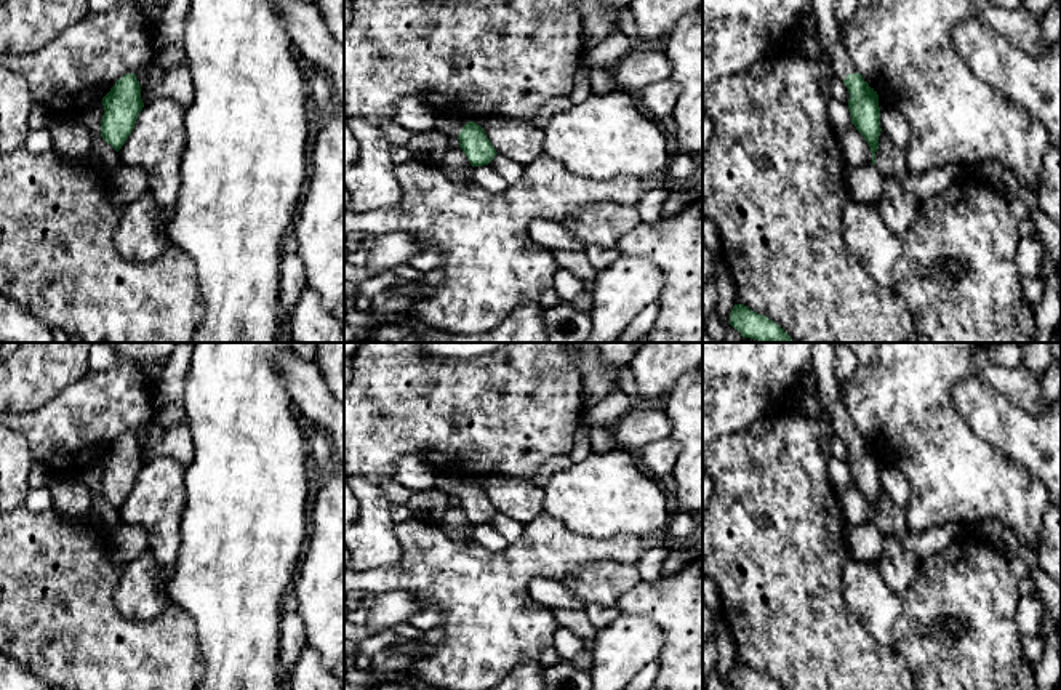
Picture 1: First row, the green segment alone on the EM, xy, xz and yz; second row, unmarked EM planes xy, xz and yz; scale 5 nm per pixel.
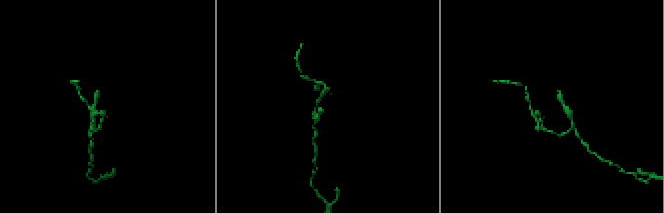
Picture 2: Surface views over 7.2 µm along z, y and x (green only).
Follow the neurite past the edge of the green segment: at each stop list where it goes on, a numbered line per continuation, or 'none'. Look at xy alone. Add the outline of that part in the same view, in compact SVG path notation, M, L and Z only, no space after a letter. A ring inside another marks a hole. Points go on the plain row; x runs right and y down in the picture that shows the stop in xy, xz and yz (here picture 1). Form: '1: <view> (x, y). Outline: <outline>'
none

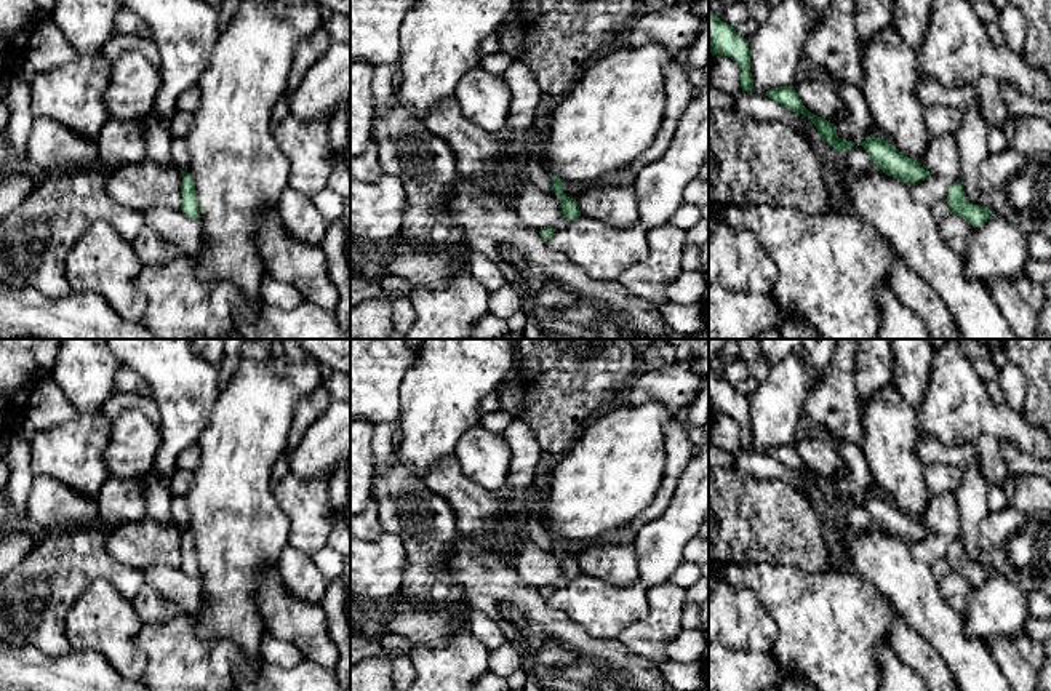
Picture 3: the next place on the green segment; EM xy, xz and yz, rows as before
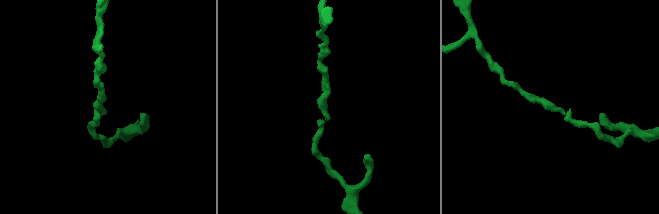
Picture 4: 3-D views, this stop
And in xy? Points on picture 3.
none

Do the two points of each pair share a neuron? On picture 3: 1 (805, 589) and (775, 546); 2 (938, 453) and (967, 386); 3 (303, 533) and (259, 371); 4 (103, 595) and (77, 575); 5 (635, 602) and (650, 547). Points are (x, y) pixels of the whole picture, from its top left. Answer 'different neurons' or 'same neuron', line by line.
1: different neurons
2: different neurons
3: different neurons
4: different neurons
5: different neurons

